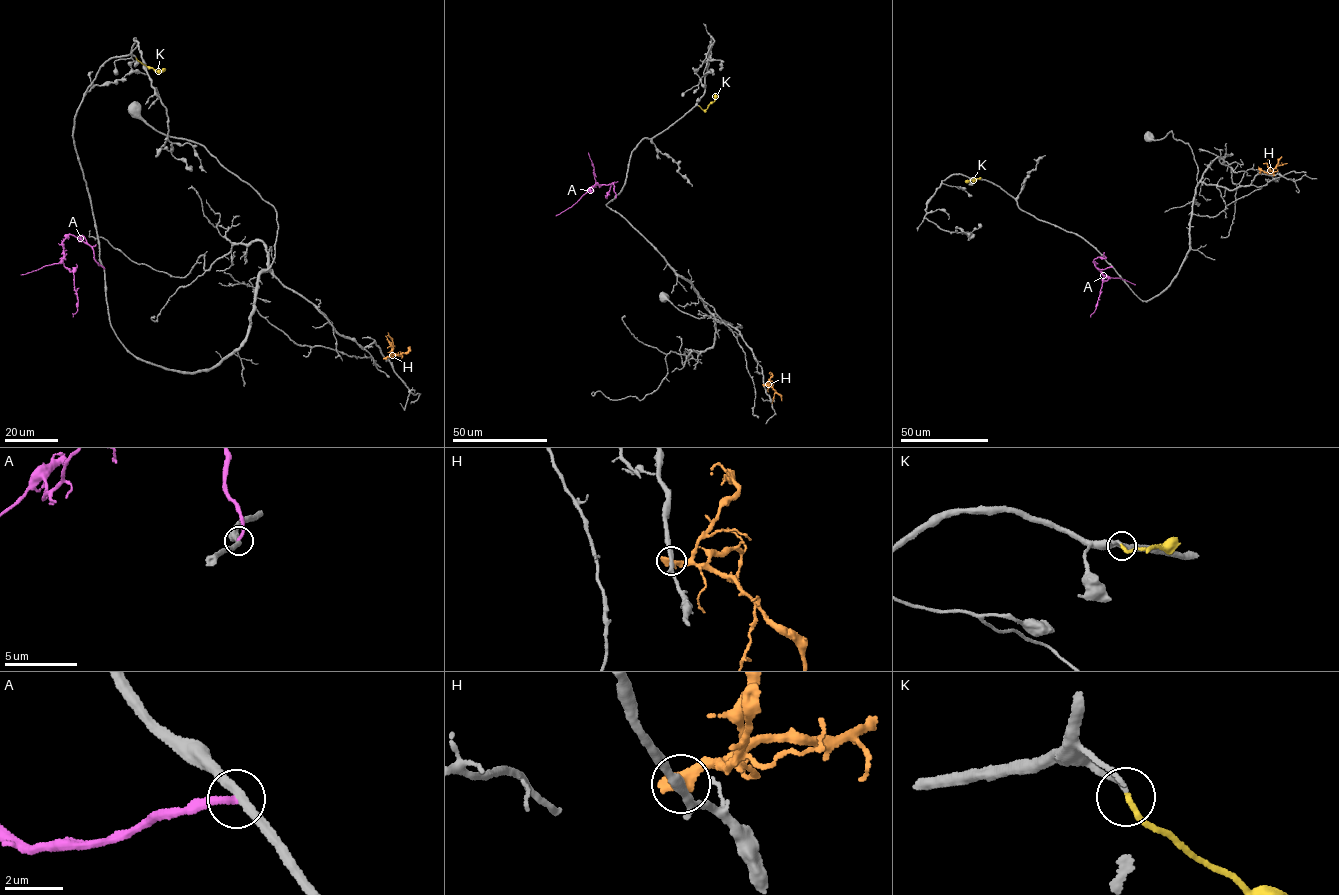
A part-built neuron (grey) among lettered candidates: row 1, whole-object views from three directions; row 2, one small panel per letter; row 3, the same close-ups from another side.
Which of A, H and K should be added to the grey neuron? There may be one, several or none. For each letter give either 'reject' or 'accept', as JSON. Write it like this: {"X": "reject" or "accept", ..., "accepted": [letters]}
{"A": "reject", "H": "reject", "K": "accept", "accepted": ["K"]}

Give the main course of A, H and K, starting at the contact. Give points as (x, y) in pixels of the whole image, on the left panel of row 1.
A: (103, 268), (88, 244), (70, 234), (66, 236), (62, 259), (73, 273), (78, 298), (73, 317)
H: (385, 358), (400, 353), (399, 356)
K: (136, 58), (147, 67), (163, 69)

